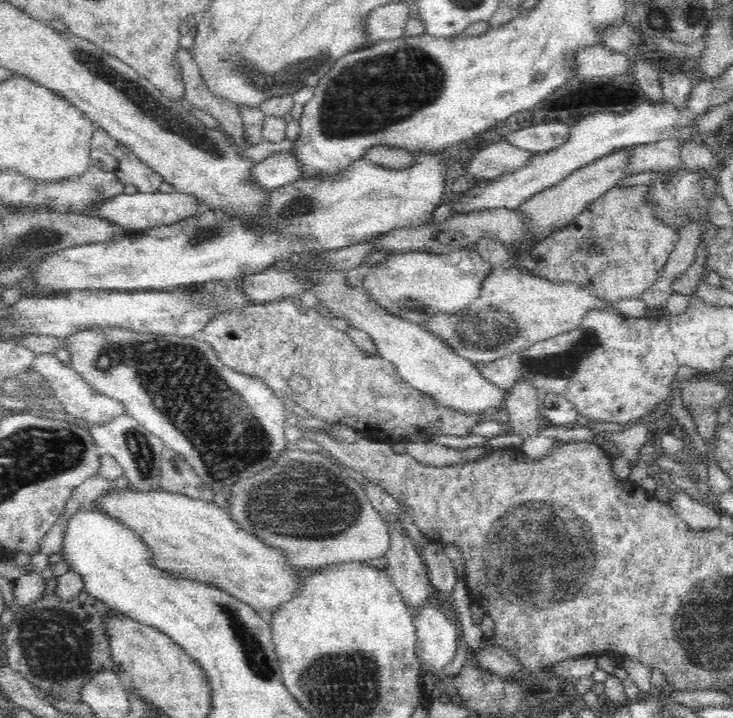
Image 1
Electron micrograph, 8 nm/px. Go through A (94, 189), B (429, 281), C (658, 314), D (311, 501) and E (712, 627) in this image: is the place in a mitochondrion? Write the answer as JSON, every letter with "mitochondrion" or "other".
{"A":"mitochondrion","B":"other","C":"other","D":"mitochondrion","E":"mitochondrion"}

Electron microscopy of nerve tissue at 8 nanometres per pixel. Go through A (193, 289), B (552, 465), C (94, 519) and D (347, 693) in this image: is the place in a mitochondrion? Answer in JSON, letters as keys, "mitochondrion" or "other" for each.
{"A":"other","B":"other","C":"other","D":"mitochondrion"}

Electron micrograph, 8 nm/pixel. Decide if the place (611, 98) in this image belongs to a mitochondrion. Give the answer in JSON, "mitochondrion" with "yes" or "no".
{"mitochondrion":"no"}

